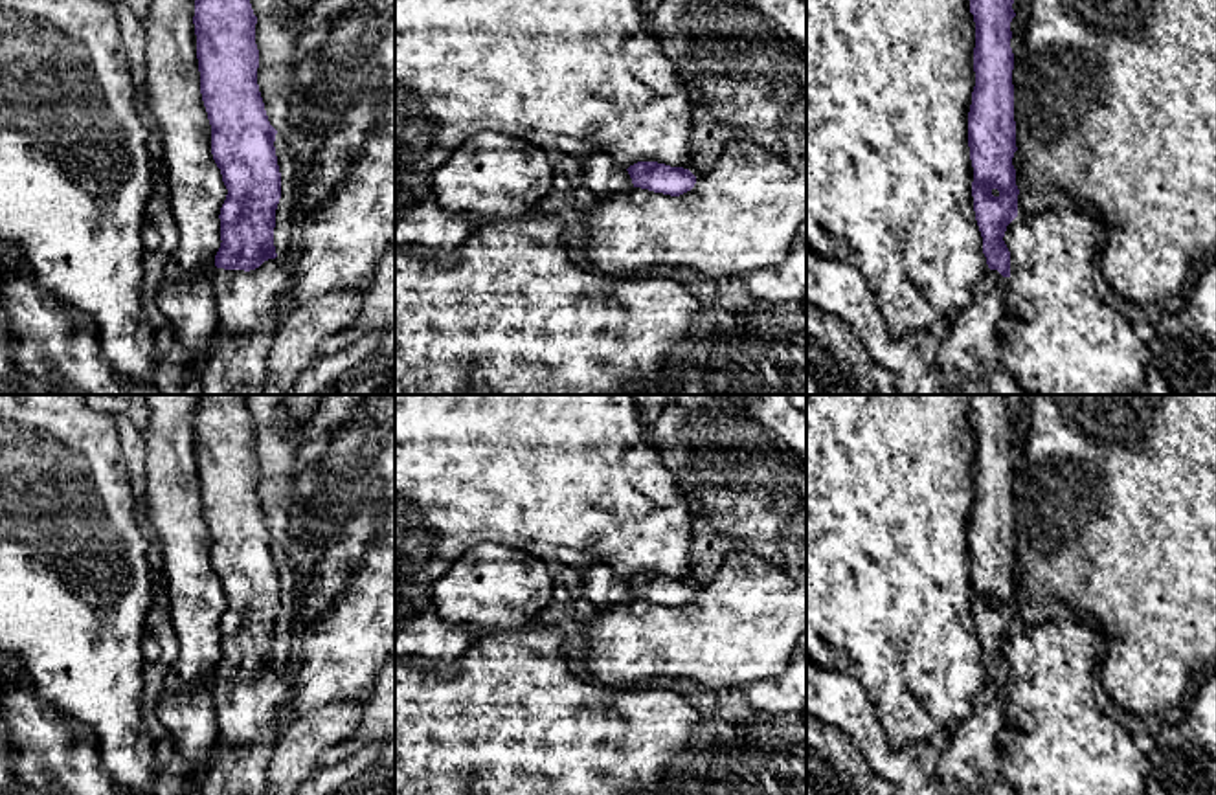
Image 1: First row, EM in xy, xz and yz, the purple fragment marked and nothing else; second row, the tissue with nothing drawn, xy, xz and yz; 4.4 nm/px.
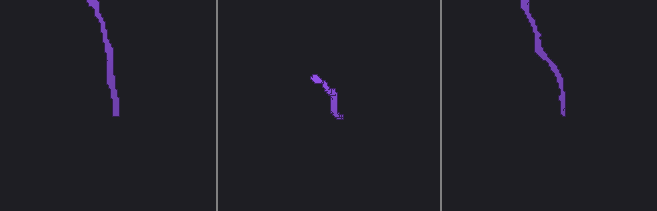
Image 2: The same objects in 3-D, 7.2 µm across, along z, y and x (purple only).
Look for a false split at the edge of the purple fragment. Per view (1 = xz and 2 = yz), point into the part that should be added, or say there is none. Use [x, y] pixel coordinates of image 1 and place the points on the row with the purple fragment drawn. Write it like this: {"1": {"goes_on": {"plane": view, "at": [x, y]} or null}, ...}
{"1": {"goes_on": null}, "2": {"goes_on": {"plane": "yz", "at": [968, 362]}}}

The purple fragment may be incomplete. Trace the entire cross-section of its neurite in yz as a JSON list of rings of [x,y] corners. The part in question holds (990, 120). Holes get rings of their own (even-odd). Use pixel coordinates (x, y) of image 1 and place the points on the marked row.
[[[970,0],[975,22],[974,72],[975,86],[968,112],[968,147],[974,167],[972,196],[975,220],[983,237],[988,270],[975,286],[972,301],[946,329],[935,353],[935,367],[948,395],[1030,395],[999,358],[997,323],[1005,312],[1010,277],[1010,252],[1003,241],[1007,226],[1018,217],[1014,121],[1014,53],[1010,48],[1010,22],[1016,17],[1014,0]]]

